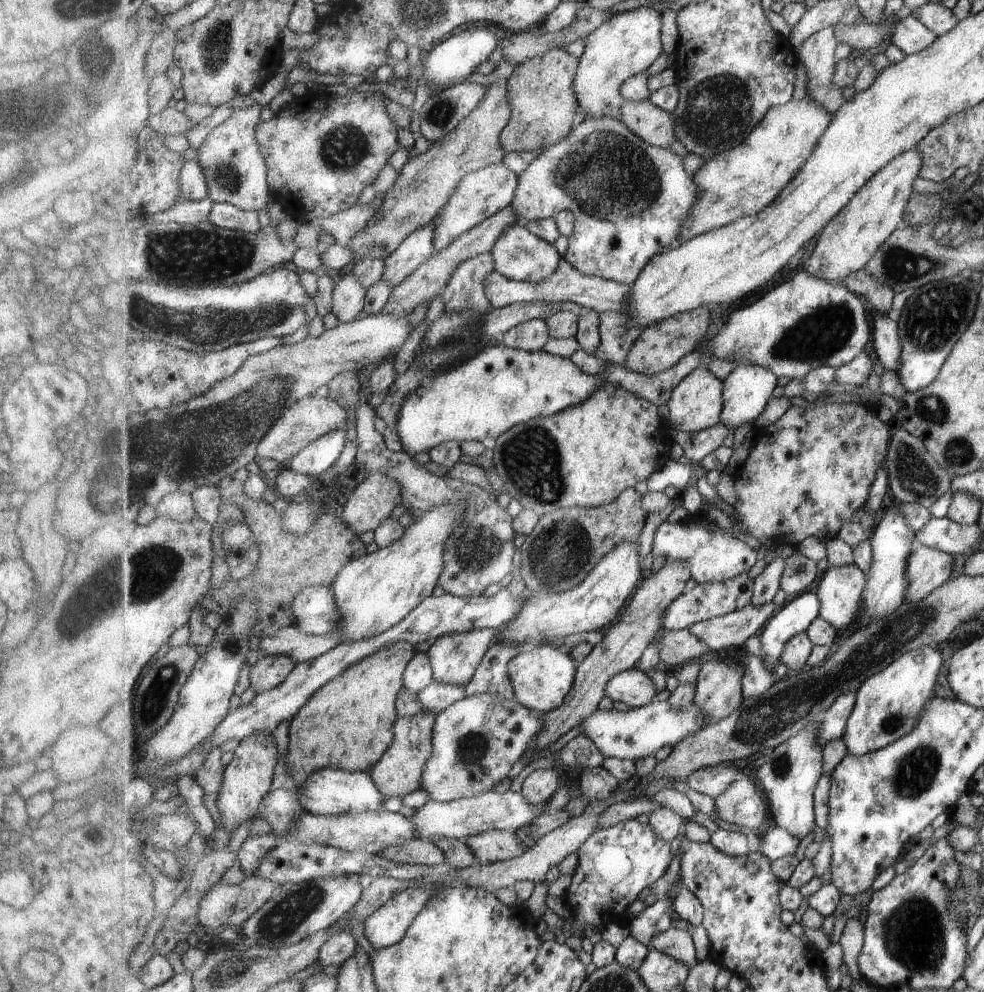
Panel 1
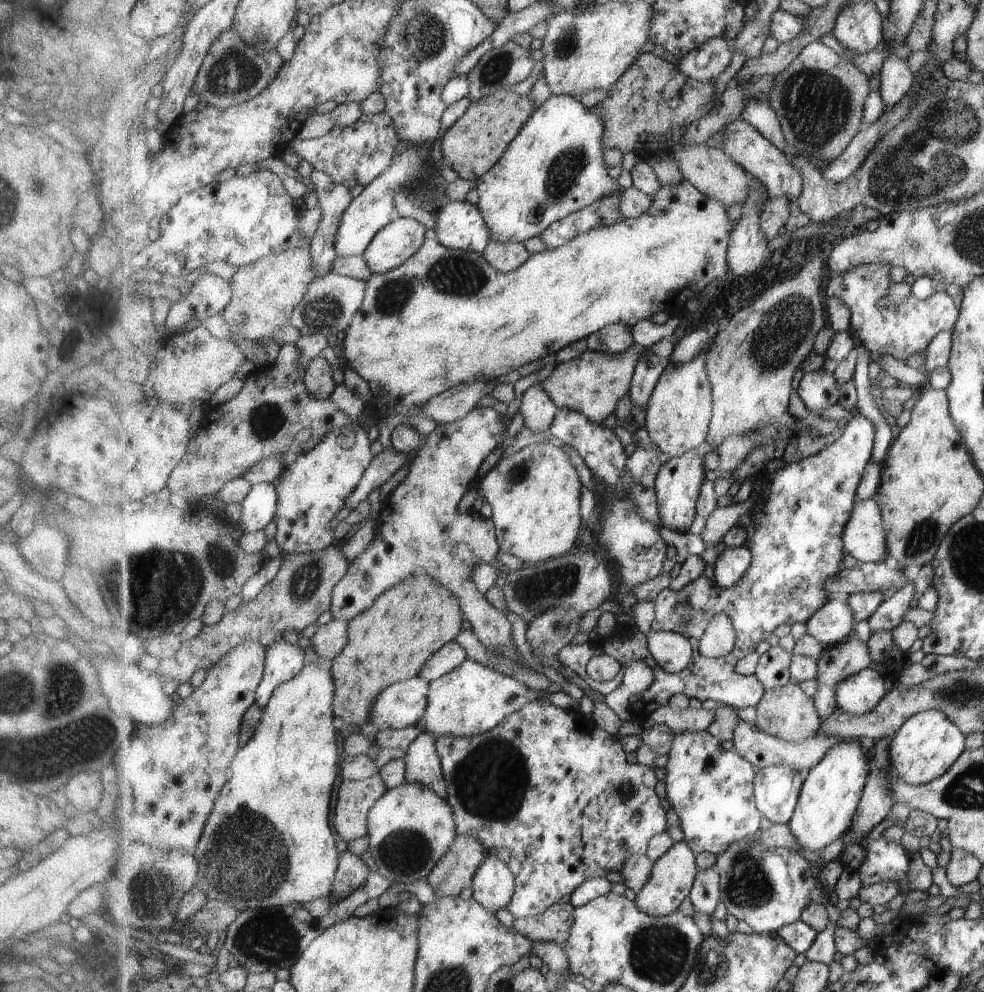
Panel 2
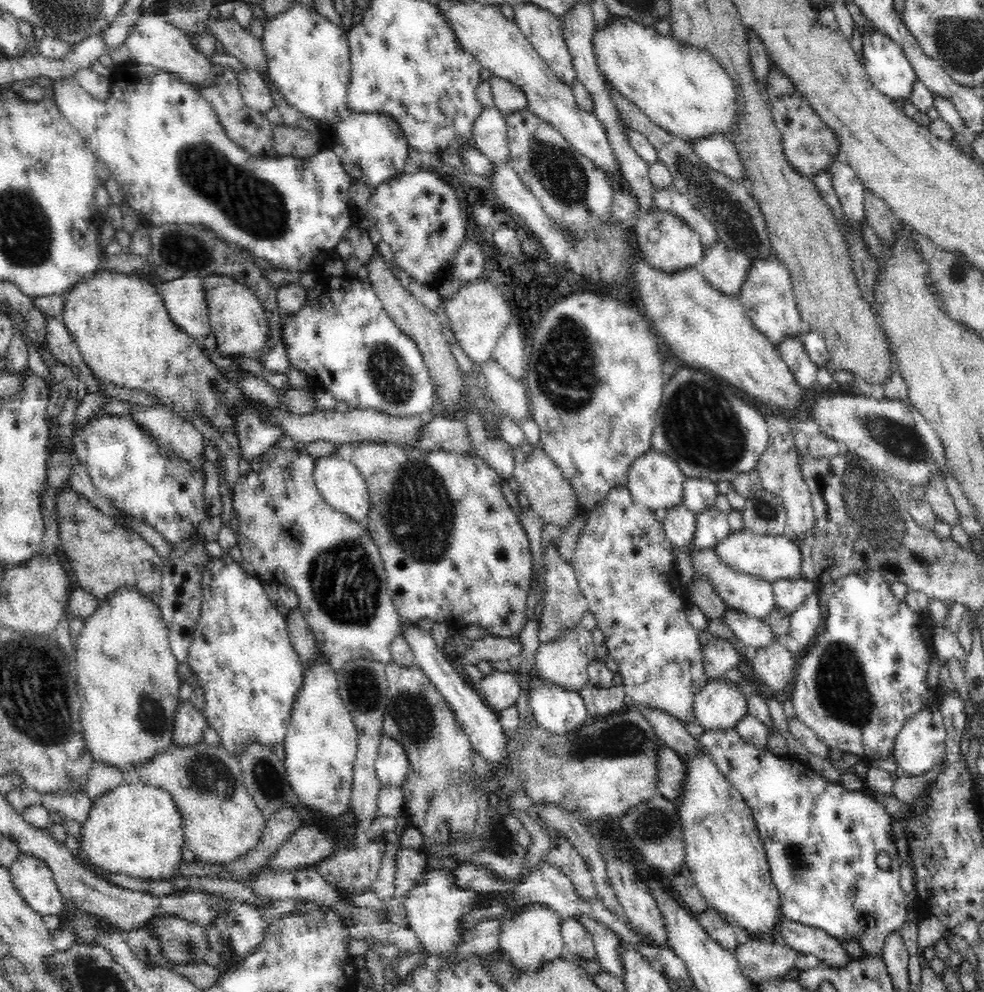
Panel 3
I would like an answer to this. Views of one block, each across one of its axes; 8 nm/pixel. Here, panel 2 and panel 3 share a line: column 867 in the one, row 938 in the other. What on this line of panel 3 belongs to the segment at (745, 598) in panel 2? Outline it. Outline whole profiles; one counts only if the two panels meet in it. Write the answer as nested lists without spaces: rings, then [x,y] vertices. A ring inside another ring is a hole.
[[[432,869],[425,872],[418,885],[410,890],[410,895],[403,902],[410,929],[415,932],[425,955],[452,963],[457,958],[458,950],[469,939],[470,930],[477,925],[467,926],[467,919],[473,912],[490,908],[494,902],[493,894],[478,893],[472,890],[460,890],[455,886],[455,878],[449,869]]]

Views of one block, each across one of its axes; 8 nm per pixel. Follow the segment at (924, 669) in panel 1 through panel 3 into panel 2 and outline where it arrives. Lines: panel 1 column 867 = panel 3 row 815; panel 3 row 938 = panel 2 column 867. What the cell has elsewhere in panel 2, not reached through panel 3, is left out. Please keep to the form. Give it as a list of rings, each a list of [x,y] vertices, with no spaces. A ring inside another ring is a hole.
[[[859,738],[842,739],[810,771],[795,814],[788,823],[797,840],[803,844],[803,849],[819,852],[850,831],[869,781],[870,756],[866,747],[865,741]]]

